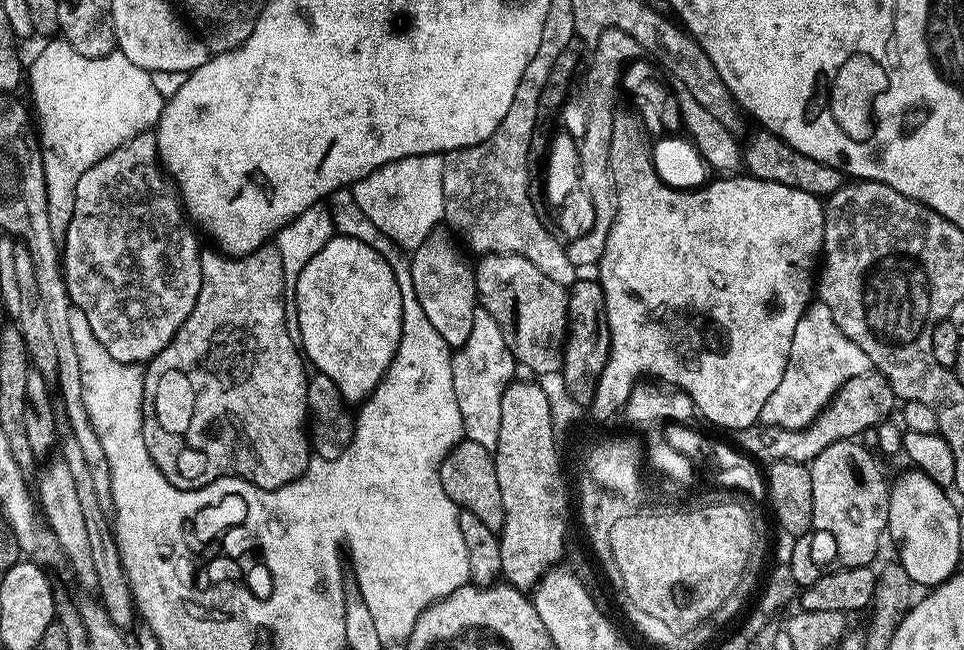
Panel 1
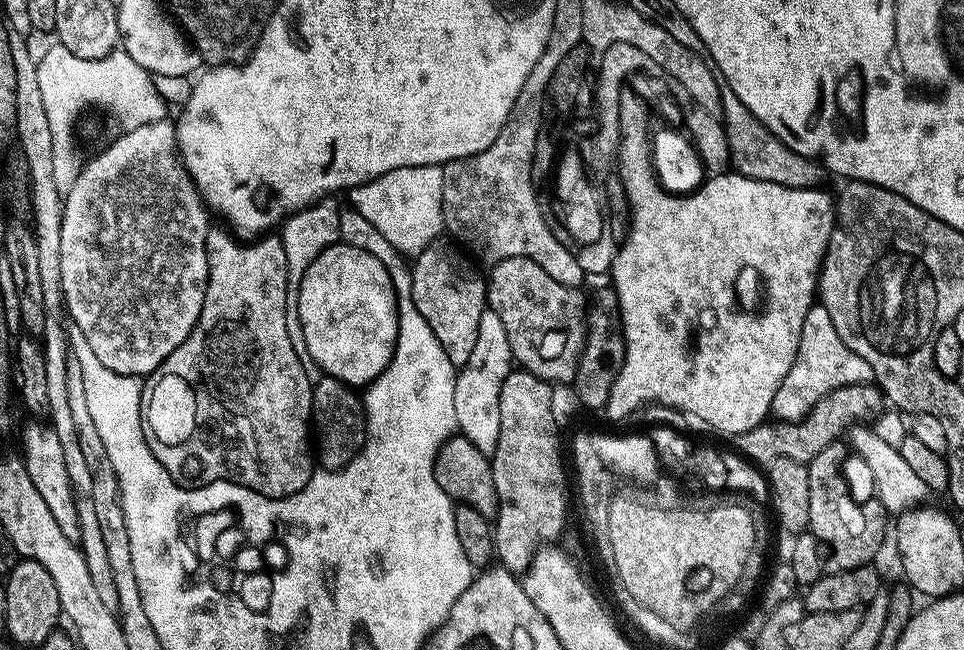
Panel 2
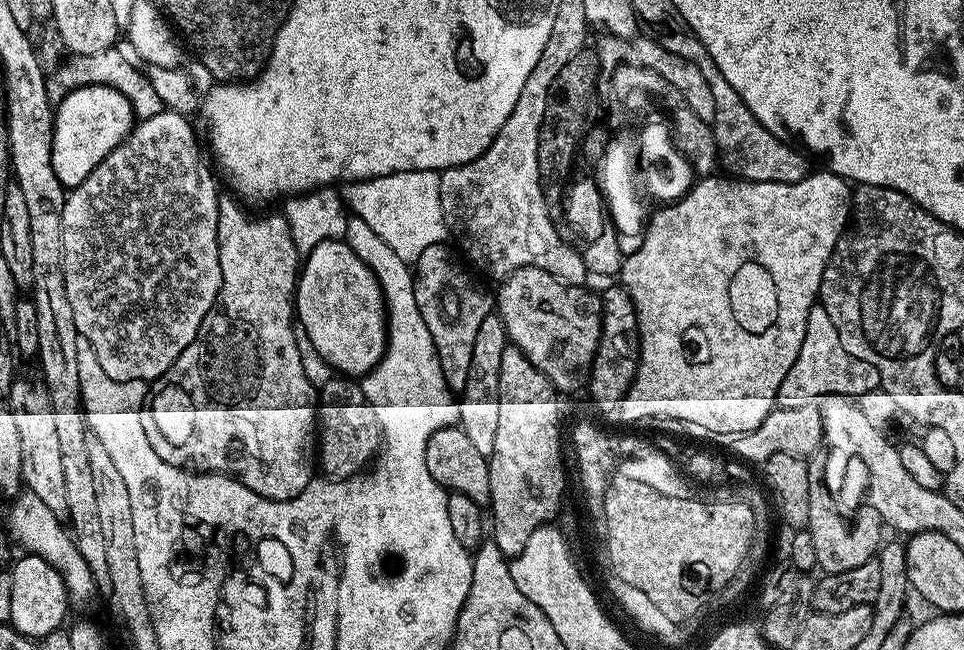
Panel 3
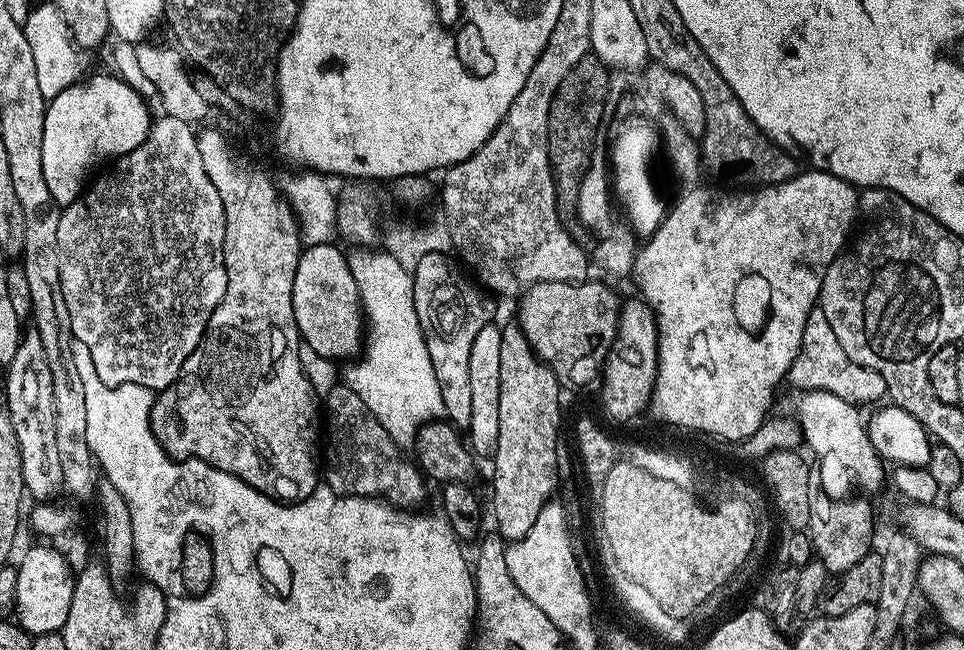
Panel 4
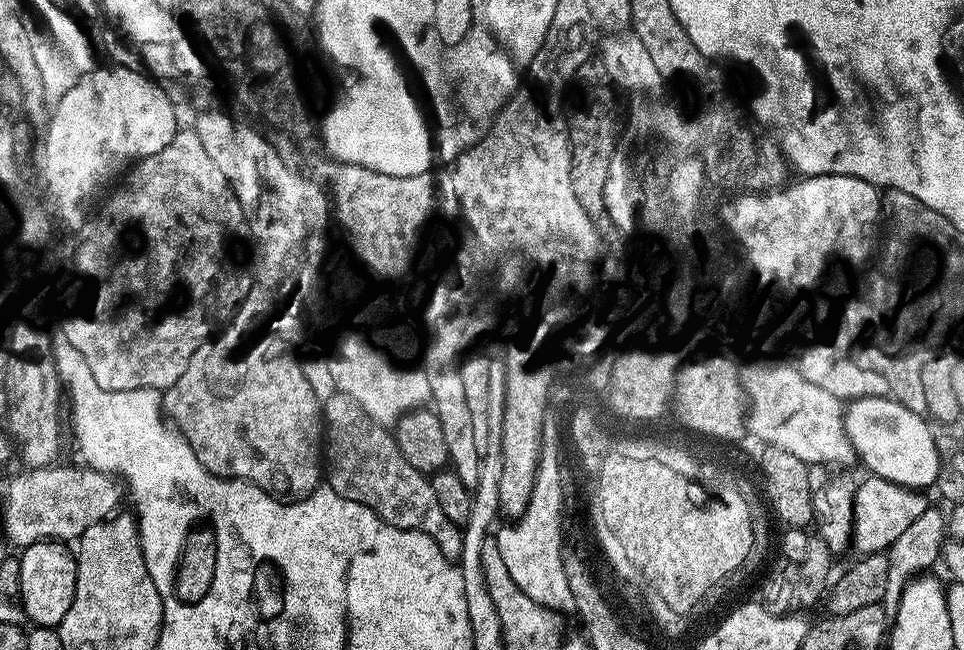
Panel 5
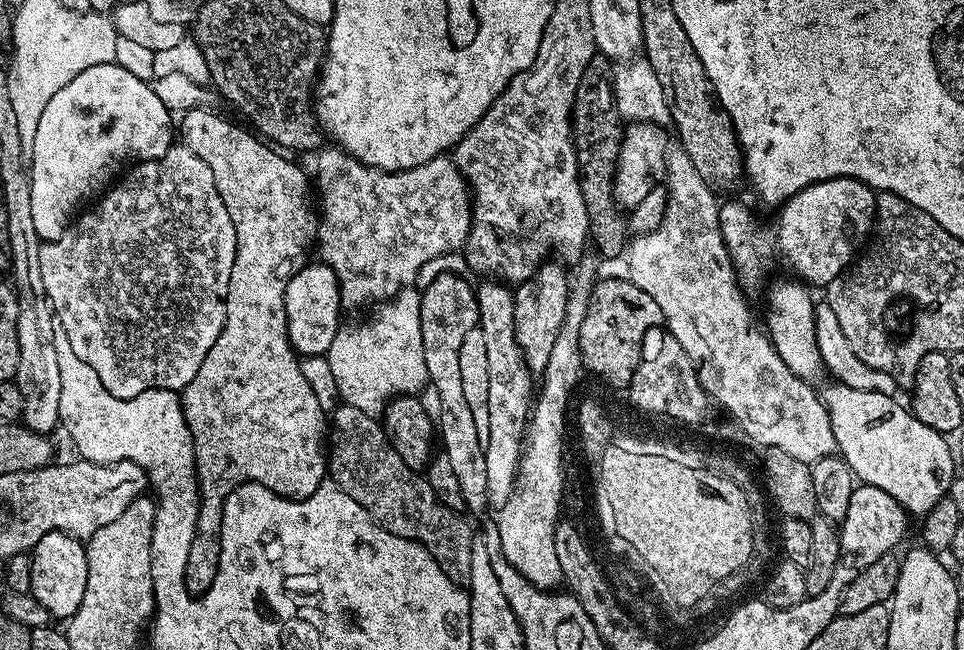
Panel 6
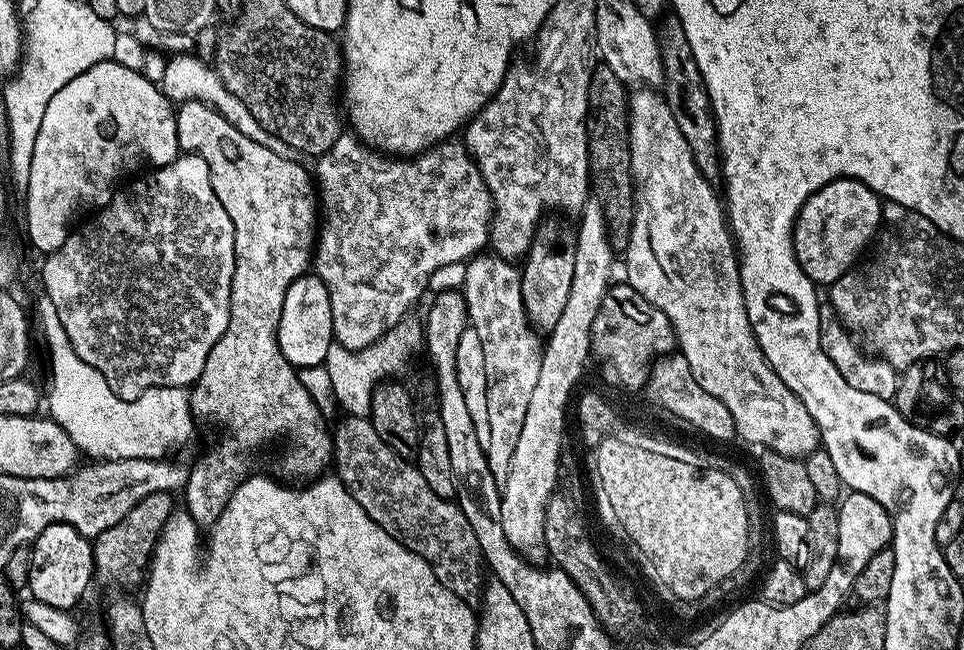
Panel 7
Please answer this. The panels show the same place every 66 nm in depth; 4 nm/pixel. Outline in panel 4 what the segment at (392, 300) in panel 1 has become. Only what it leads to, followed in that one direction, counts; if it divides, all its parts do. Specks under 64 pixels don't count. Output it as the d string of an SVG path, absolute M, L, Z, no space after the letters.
M328 243L305 247L301 251L298 270L294 274L292 301L294 302L294 318L300 331L301 341L312 349L318 350L318 354L322 354L326 358L344 362L355 357L361 351L362 341L366 336L366 317L360 303L360 291L354 282L354 274L350 272L347 255L343 251L340 253L336 247L335 243Z

